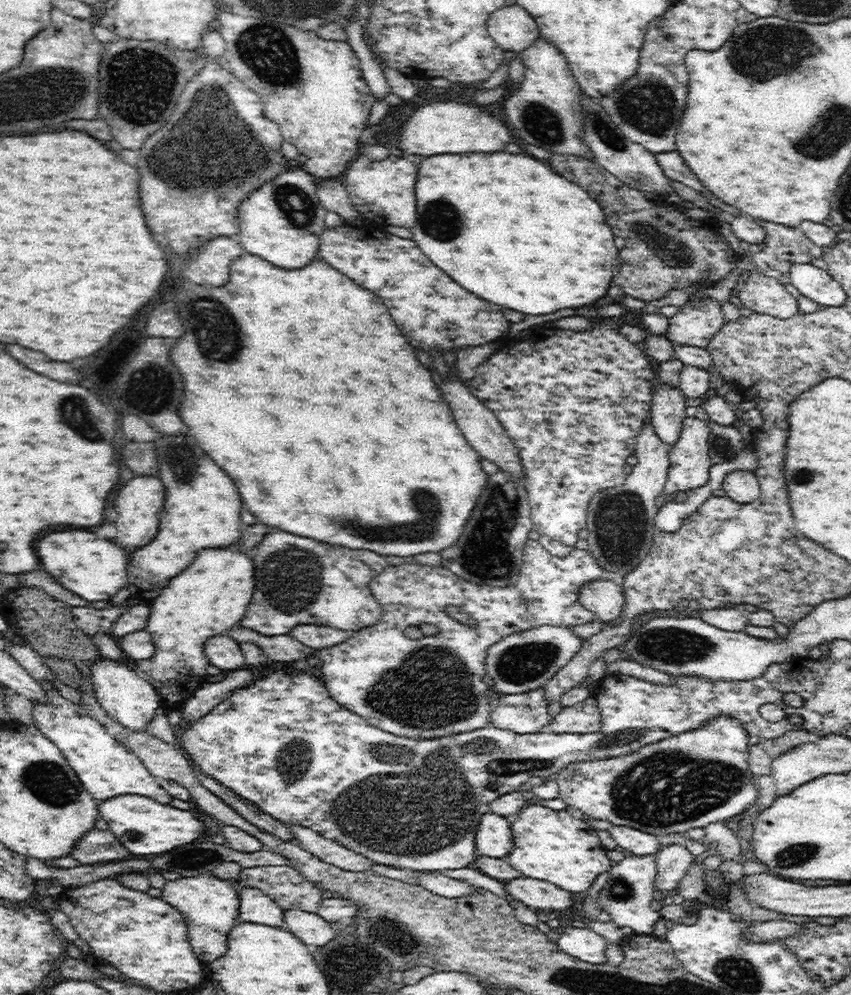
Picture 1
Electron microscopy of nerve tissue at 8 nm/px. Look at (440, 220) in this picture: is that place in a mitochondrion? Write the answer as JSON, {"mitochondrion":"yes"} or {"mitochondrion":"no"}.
{"mitochondrion":"yes"}

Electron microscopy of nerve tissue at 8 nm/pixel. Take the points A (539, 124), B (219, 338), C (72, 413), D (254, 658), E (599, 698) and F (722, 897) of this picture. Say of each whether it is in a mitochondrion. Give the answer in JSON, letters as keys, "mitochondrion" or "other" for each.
{"A":"mitochondrion","B":"mitochondrion","C":"mitochondrion","D":"other","E":"other","F":"other"}

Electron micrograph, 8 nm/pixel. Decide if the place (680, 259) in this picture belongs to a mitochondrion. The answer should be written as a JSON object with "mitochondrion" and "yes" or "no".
{"mitochondrion":"no"}

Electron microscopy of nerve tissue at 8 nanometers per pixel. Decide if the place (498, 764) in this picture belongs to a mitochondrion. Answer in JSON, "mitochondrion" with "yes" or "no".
{"mitochondrion":"yes"}

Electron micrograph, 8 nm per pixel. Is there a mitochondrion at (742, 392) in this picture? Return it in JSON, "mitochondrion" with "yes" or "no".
{"mitochondrion":"no"}

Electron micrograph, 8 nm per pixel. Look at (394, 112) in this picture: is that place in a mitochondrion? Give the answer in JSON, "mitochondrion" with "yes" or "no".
{"mitochondrion":"no"}

